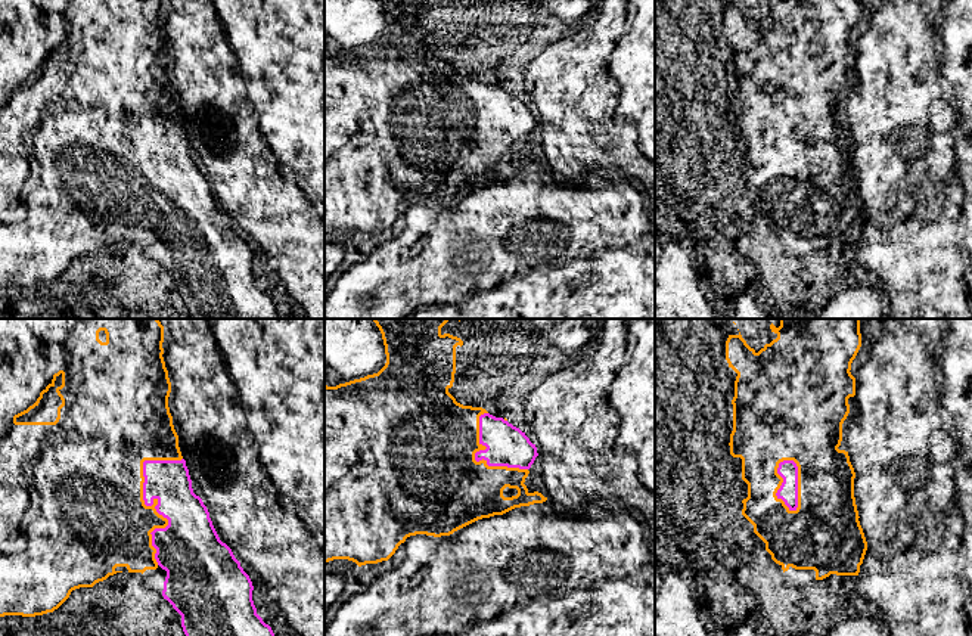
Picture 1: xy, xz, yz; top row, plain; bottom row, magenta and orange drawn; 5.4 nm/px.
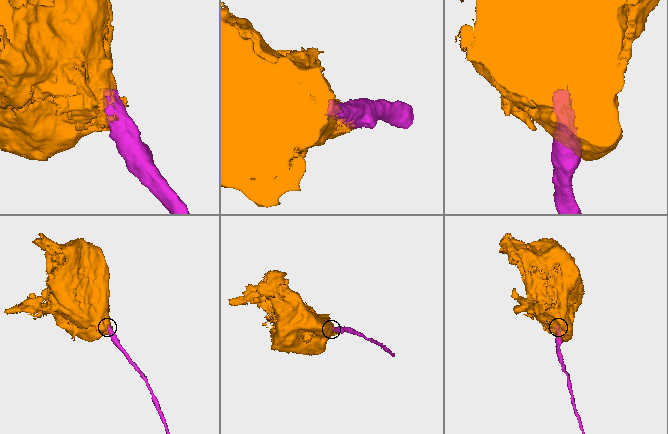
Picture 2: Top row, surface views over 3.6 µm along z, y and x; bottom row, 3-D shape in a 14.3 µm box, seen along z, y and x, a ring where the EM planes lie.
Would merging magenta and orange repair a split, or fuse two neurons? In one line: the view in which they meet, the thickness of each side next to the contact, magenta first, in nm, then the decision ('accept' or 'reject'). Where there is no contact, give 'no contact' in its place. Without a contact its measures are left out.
meets magenta in xy; 240 nm thick on the magenta side, 500 nm on the other; accept

